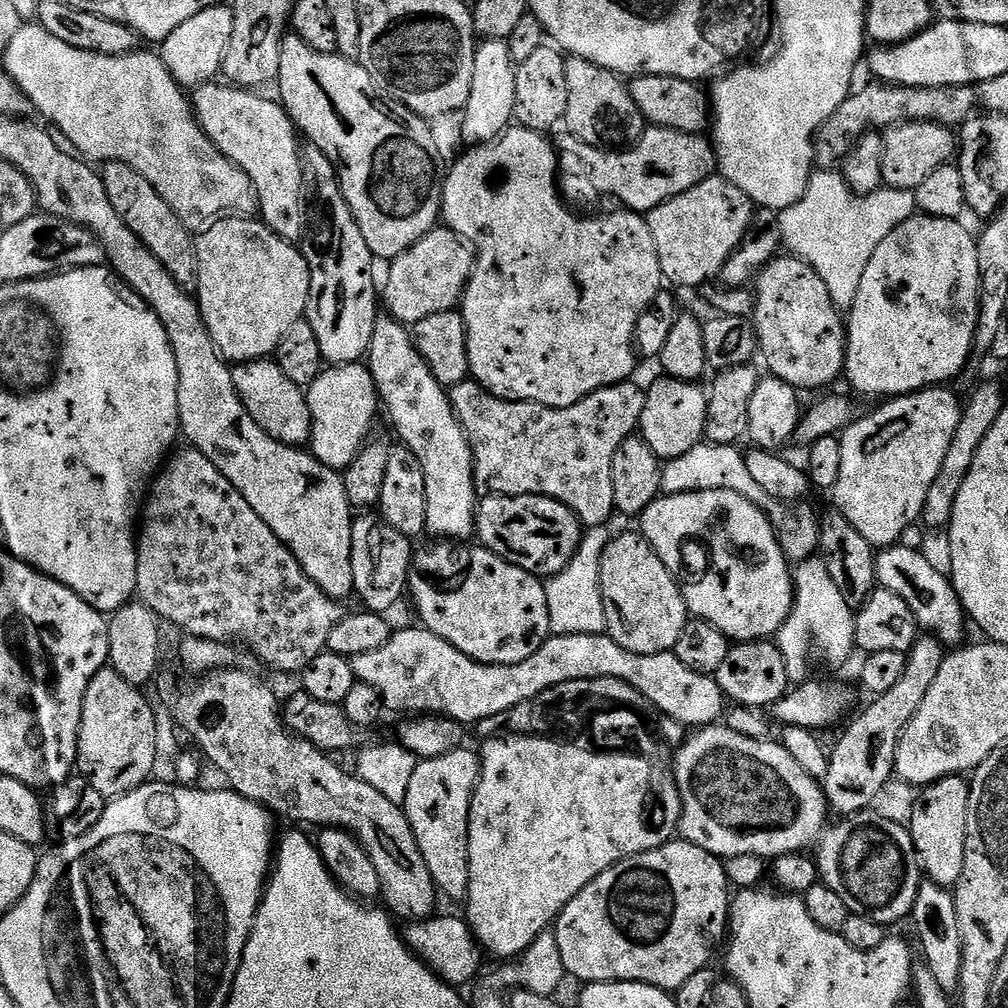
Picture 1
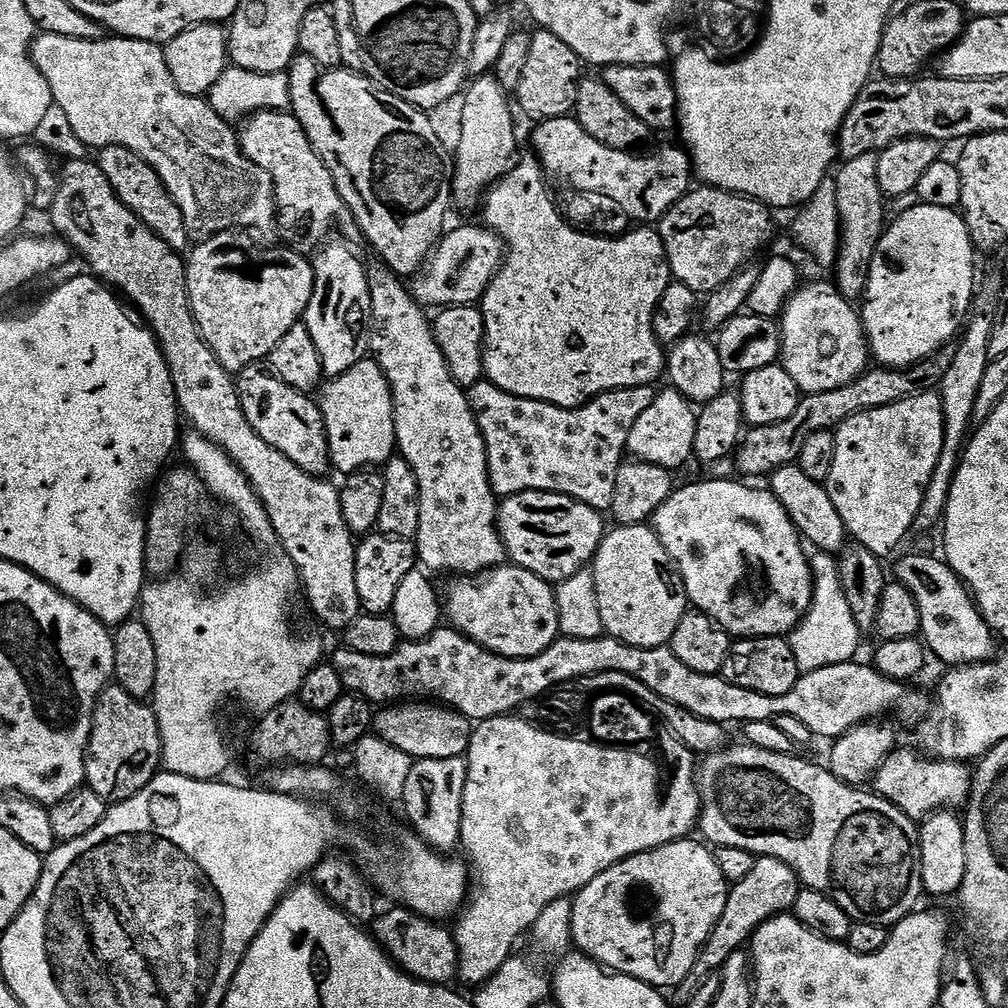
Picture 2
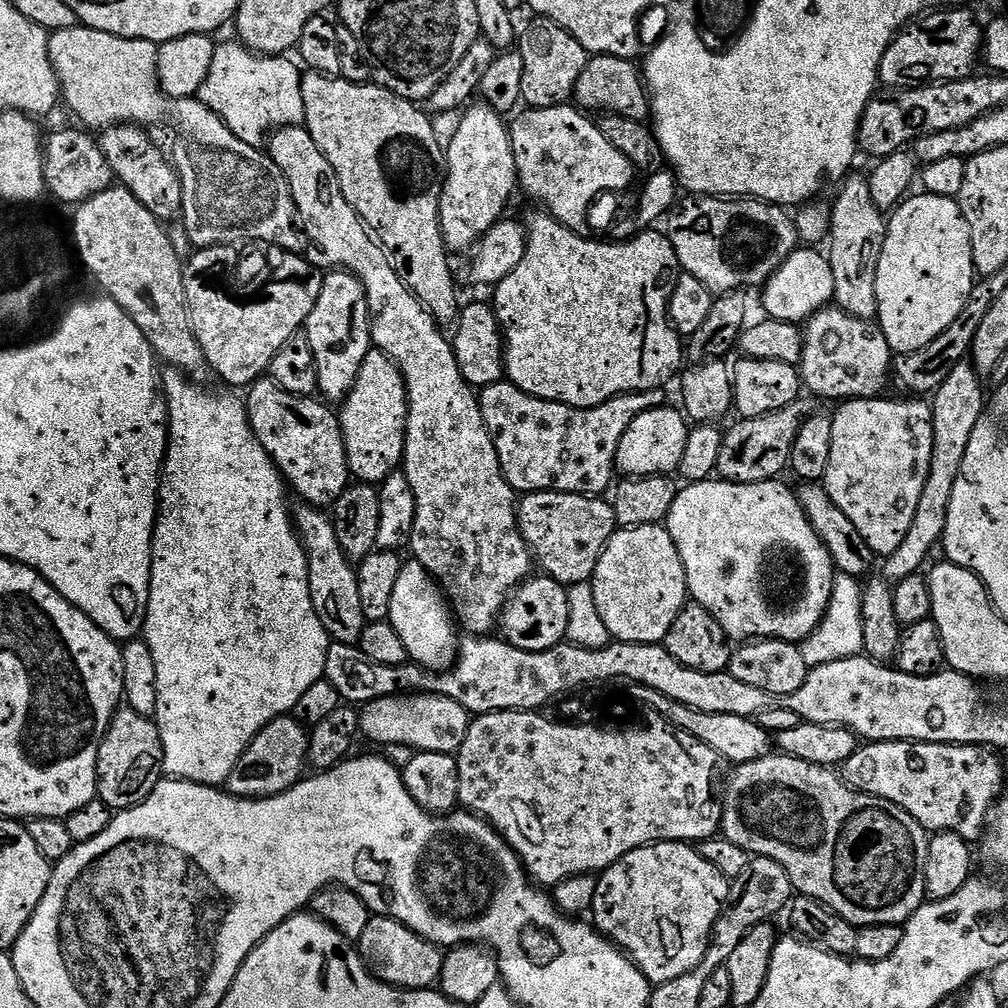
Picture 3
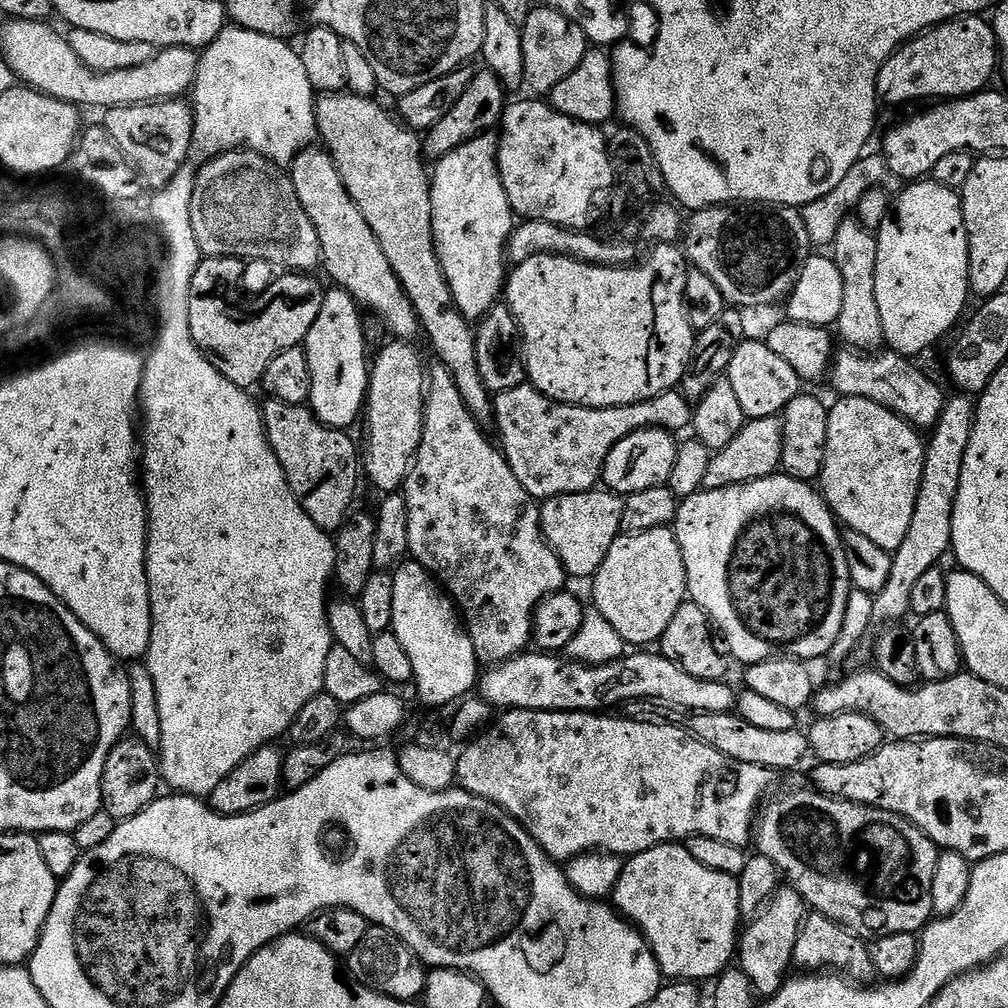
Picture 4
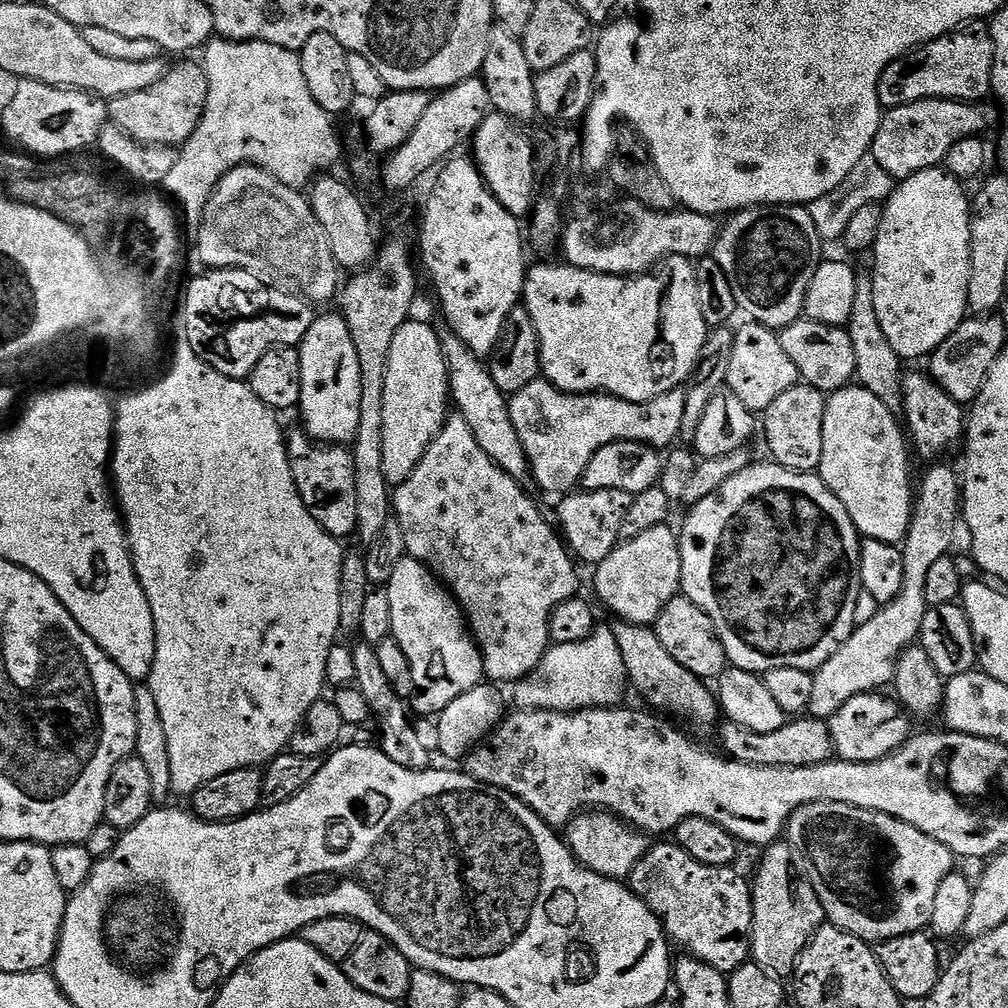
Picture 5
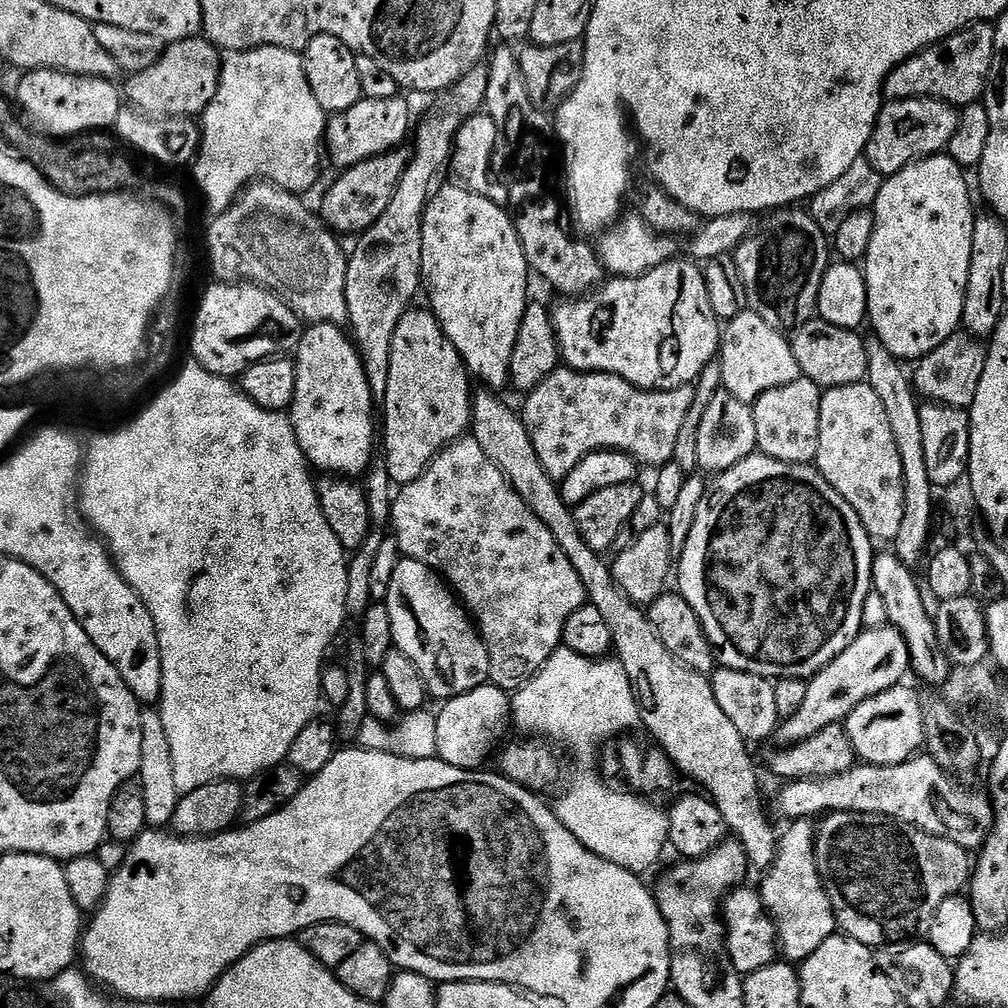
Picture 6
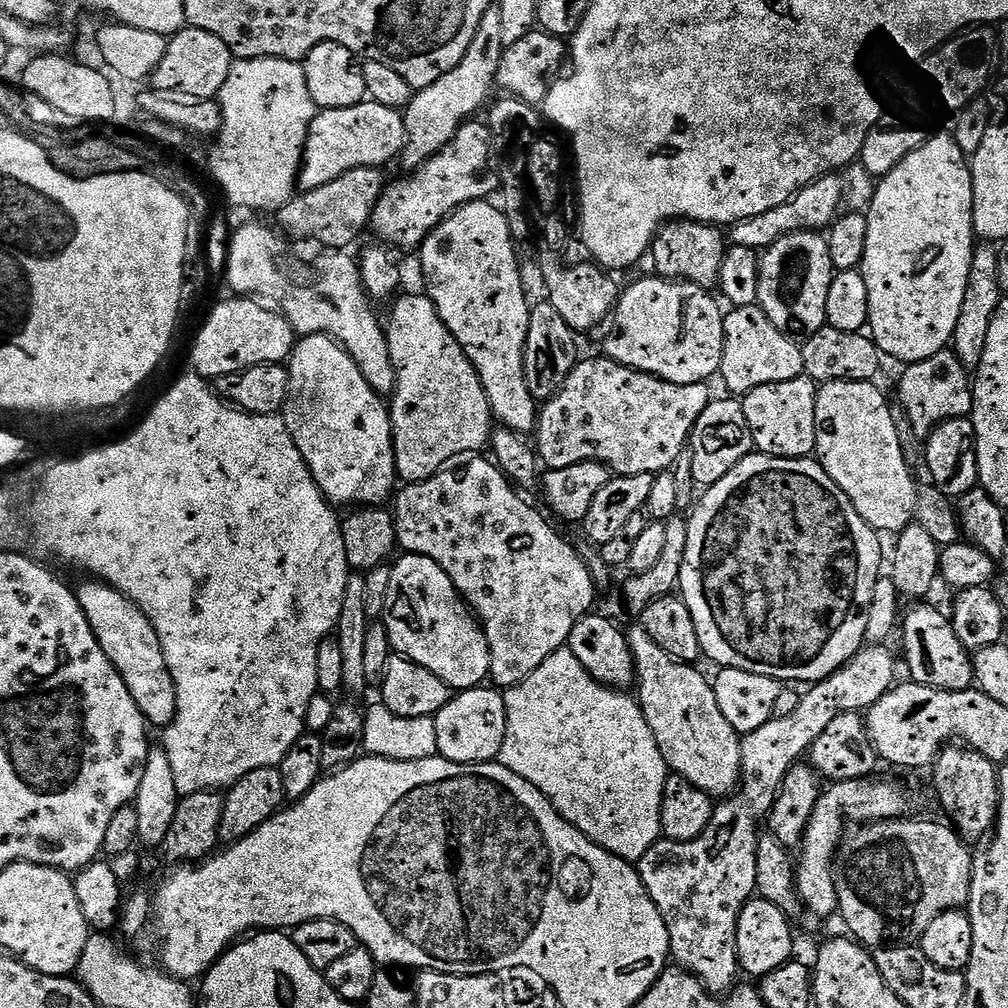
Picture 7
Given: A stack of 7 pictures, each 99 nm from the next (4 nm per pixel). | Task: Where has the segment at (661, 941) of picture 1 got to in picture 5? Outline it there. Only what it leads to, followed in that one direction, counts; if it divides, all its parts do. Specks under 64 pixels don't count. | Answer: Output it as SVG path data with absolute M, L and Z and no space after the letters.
M656 842L644 853L644 857L634 866L630 877L632 893L644 900L651 912L664 926L664 934L673 945L686 949L687 955L701 960L719 972L730 974L738 966L749 963L750 937L752 934L752 885L735 867L715 868L706 866L676 843Z

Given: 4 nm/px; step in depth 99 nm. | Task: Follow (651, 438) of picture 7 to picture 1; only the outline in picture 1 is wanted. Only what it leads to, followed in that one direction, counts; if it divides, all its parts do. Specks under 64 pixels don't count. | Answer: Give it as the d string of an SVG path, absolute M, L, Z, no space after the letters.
M469 378L448 394L452 409L472 447L476 487L497 496L545 496L562 502L585 529L602 528L614 516L610 462L618 446L639 429L646 392L636 382L611 384L574 406L547 408L503 400Z

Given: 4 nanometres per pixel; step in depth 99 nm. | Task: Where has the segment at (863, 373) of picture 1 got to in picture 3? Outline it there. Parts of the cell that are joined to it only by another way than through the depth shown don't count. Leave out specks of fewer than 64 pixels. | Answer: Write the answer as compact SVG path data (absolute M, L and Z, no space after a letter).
M929 192L919 195L909 195L887 217L888 233L882 246L882 258L878 258L876 320L879 332L896 354L917 352L922 346L930 346L930 342L934 342L934 338L962 314L962 306L966 306L972 285L978 279L970 246L970 226L966 226L959 199L938 198L938 194Z

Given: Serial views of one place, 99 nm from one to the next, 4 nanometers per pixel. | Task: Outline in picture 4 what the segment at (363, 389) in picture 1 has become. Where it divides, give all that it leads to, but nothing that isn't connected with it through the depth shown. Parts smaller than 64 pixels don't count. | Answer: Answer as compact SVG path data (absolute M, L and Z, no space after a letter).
M399 338L391 341L370 364L366 407L362 425L368 431L368 441L362 444L362 472L380 494L400 492L424 429L424 393L426 391L426 363L416 353L415 343Z

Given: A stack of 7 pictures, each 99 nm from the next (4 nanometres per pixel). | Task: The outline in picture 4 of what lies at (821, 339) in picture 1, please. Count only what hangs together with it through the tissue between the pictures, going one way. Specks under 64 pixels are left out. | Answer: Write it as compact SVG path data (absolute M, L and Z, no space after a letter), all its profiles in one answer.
M884 350L879 354L843 351L835 353L830 369L830 381L832 380L832 388L837 397L853 396L874 400L907 420L917 430L931 430L936 427L944 409L946 392L932 381L933 377L919 363L891 350Z

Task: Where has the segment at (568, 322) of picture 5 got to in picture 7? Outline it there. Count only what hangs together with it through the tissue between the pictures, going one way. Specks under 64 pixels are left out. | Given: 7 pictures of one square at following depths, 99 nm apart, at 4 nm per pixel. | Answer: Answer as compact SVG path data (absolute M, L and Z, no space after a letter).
M651 279L623 289L610 317L612 329L604 340L603 355L666 382L702 384L711 381L711 376L719 373L724 349L725 313L716 305L717 297L693 284Z

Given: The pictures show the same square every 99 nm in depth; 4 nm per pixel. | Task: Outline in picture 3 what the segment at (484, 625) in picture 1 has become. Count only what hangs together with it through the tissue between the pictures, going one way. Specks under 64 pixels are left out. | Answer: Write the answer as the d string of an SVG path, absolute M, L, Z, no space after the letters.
M536 574L525 580L508 597L498 624L501 629L504 627L503 639L518 646L518 650L541 652L565 643L566 626L569 622L568 588L546 575Z

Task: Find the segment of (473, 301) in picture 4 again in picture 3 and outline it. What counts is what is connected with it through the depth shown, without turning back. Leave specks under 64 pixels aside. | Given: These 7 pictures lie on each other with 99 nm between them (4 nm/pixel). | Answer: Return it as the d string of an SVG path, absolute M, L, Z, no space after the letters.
M483 102L473 103L464 114L452 141L446 144L444 189L440 195L440 229L452 254L467 253L477 244L505 215L508 195L518 188L512 133L505 117Z

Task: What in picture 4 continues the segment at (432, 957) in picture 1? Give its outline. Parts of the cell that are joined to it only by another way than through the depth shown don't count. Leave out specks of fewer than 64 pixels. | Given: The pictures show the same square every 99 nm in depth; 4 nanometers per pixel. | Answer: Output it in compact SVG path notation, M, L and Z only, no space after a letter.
M369 927L366 935L362 937L362 942L358 942L358 946L354 946L352 953L346 957L346 968L351 979L358 981L359 984L365 984L370 990L383 996L415 1002L424 995L428 977L426 965L413 954L410 946L406 946L406 942L402 942L394 932L385 928Z

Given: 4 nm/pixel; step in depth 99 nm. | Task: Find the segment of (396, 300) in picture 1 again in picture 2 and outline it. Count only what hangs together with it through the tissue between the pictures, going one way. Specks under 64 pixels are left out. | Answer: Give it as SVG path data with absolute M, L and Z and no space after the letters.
M464 224L453 232L452 229L445 231L423 268L411 277L411 296L425 309L453 308L483 300L488 284L504 262L506 249L497 232L477 224Z

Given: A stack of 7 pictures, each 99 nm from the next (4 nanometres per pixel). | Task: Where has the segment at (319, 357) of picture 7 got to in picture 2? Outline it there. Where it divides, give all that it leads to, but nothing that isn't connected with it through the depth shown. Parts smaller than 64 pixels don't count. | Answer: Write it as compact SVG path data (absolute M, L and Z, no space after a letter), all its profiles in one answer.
M347 243L327 244L315 253L312 260L314 294L304 311L302 322L310 330L310 338L314 338L318 354L322 354L325 377L331 378L346 374L350 366L369 355L368 333L372 326L372 311L365 261L360 261L347 248Z

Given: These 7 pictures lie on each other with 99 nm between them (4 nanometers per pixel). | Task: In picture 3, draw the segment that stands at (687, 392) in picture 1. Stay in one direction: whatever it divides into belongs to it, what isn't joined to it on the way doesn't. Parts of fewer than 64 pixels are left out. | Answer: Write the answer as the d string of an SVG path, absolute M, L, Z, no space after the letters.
M665 406L650 410L646 414L638 414L638 418L634 418L634 422L630 422L630 430L626 430L626 434L622 434L622 442L618 442L617 473L624 478L667 476L675 473L679 469L682 456L686 451L689 431L689 421L679 407Z

